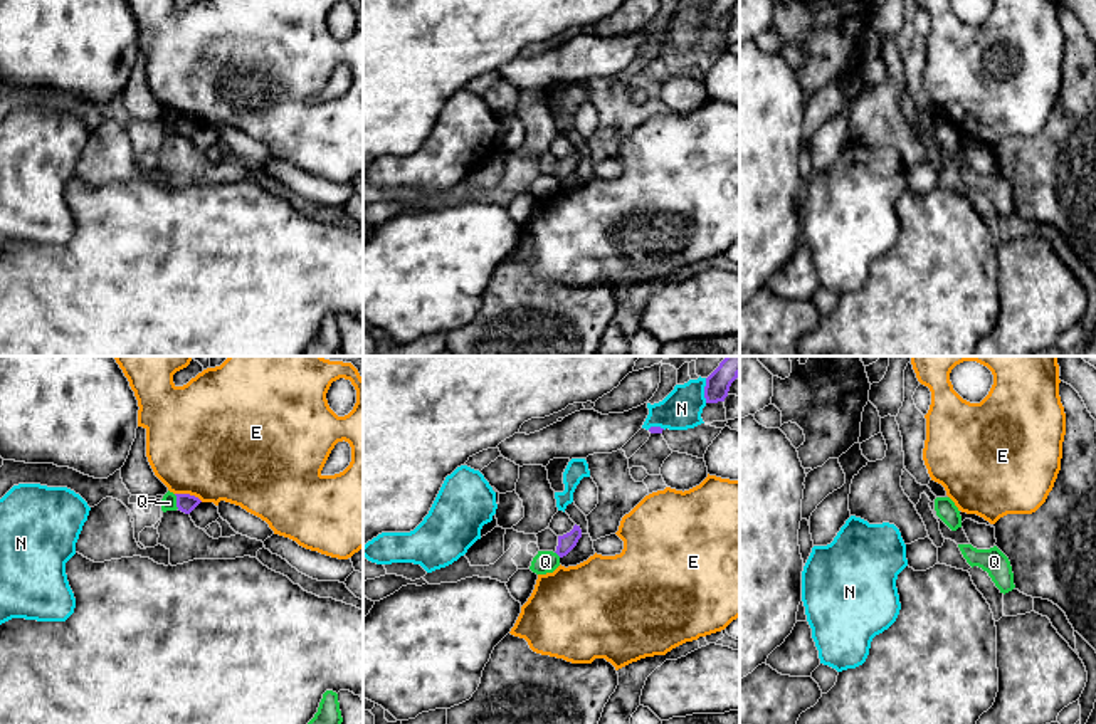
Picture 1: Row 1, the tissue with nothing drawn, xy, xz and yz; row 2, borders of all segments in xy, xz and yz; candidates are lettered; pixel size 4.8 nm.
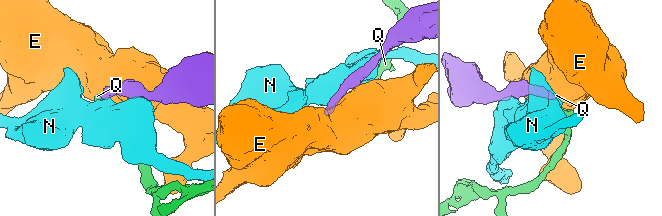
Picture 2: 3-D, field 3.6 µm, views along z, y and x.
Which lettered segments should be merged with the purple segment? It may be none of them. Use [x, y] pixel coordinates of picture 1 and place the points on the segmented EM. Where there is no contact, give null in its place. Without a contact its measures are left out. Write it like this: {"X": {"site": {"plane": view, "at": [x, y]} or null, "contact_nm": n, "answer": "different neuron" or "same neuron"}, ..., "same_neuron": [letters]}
{"E": {"site": {"plane": "xy", "at": [189, 494]}, "contact_nm": 140, "answer": "different neuron"}, "N": {"site": {"plane": "xz", "at": [705, 390]}, "contact_nm": 120, "answer": "different neuron"}, "Q": {"site": {"plane": "xy", "at": [177, 501]}, "contact_nm": 80, "answer": "different neuron"}, "same_neuron": []}

